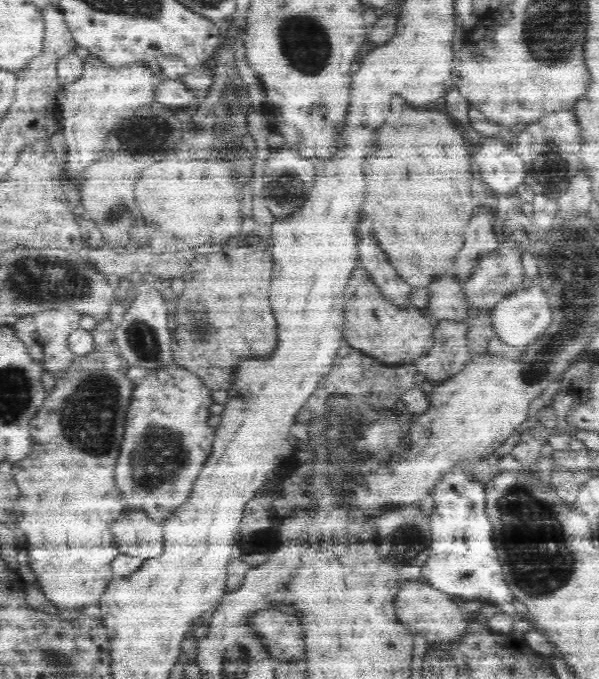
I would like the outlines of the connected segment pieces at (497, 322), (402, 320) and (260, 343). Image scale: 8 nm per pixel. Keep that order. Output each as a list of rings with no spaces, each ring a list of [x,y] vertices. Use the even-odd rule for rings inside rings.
[[[535,283],[529,288],[513,289],[493,309],[492,326],[502,341],[519,347],[527,347],[550,328],[553,321],[552,301],[547,284]]]
[[[356,274],[350,280],[350,286],[358,288],[358,296],[368,296],[366,302],[348,302],[346,304],[346,328],[344,336],[346,342],[352,348],[362,350],[366,356],[372,356],[376,362],[382,364],[400,365],[402,363],[414,363],[422,359],[434,348],[434,330],[437,323],[422,316],[418,310],[402,310],[392,304],[388,304],[372,280],[364,274]],[[364,288],[364,290],[360,290]]]
[[[238,248],[234,252],[218,252],[218,254],[202,254],[196,258],[196,262],[184,272],[184,290],[174,298],[174,318],[171,319],[171,333],[174,336],[172,349],[174,349],[174,364],[186,367],[190,372],[198,375],[200,378],[204,379],[204,383],[208,385],[208,388],[212,389],[232,389],[234,384],[236,384],[236,372],[240,372],[240,362],[244,360],[270,360],[278,348],[278,318],[274,314],[274,308],[270,304],[270,286],[272,286],[272,270],[274,270],[274,262],[270,256],[266,256],[264,252],[256,252],[252,248]],[[194,322],[208,322],[210,328],[204,328],[202,332],[208,332],[208,338],[206,340],[196,340],[196,330],[194,330]]]

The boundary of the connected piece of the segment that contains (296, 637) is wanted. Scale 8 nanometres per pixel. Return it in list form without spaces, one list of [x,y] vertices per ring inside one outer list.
[[[264,610],[258,612],[252,621],[254,621],[256,629],[264,632],[267,646],[269,646],[274,658],[279,659],[280,662],[306,660],[304,658],[306,656],[306,630],[304,630],[304,624],[300,622],[300,618],[296,618],[292,614],[284,614],[284,610]]]

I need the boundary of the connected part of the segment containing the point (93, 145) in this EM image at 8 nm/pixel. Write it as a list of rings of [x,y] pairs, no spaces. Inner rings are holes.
[[[90,55],[85,62],[85,70],[78,80],[64,86],[65,101],[62,105],[60,124],[64,126],[62,134],[66,140],[66,160],[64,160],[64,182],[72,184],[76,192],[82,192],[82,184],[86,182],[86,168],[92,166],[96,160],[102,160],[104,148],[108,144],[108,136],[112,134],[112,124],[118,124],[122,119],[131,117],[137,107],[154,103],[152,88],[156,83],[165,80],[146,71],[142,65],[124,68],[122,71],[112,71],[102,65],[98,59]]]

